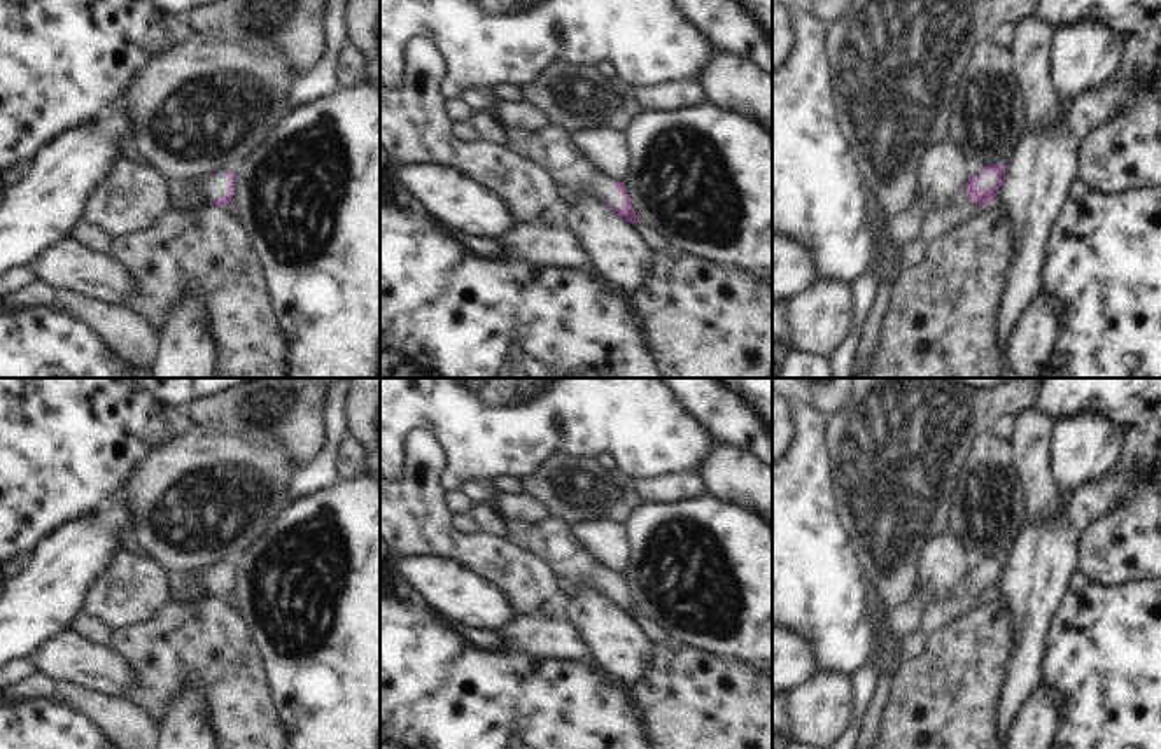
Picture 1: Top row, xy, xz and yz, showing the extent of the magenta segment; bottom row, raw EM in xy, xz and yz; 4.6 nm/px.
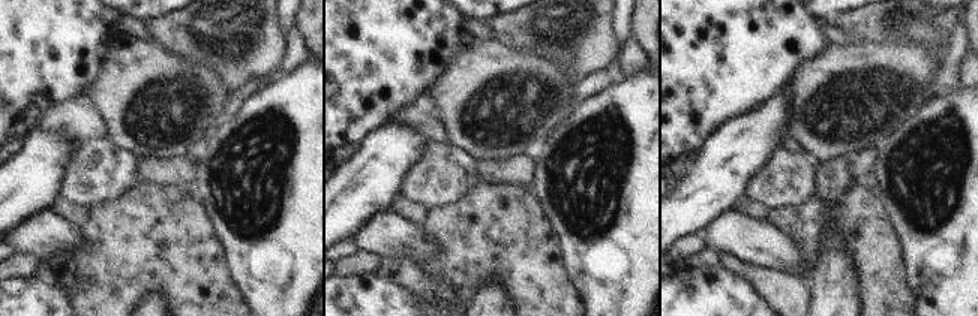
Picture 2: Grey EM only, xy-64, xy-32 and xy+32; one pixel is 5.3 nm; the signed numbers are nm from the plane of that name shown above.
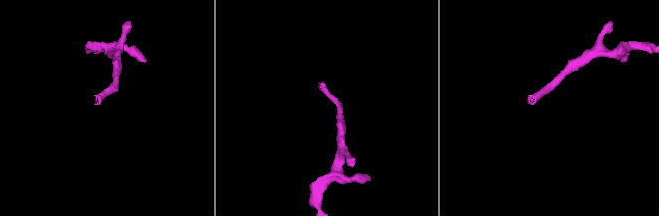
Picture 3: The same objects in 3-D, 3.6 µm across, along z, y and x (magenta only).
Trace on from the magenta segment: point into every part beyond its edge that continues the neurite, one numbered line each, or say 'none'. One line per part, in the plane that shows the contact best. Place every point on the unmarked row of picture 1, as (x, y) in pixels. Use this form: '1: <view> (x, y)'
1: xy (216, 578)

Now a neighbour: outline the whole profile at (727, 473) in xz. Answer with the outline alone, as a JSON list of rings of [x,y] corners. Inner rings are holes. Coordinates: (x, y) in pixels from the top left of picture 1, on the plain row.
[[[718,443],[695,472],[706,494],[755,511],[772,528],[772,467]]]

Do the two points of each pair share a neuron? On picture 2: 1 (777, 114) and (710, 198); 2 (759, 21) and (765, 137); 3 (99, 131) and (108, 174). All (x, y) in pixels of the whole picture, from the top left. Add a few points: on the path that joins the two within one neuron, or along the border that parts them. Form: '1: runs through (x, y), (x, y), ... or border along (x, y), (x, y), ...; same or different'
1: runs through (756, 135), (717, 177); same
2: border along (780, 90), (750, 111), (731, 117); different
3: border along (107, 137), (77, 143); different

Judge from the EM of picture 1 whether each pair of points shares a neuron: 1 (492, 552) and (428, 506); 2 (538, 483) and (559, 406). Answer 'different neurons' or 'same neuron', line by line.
1: same neuron
2: different neurons

